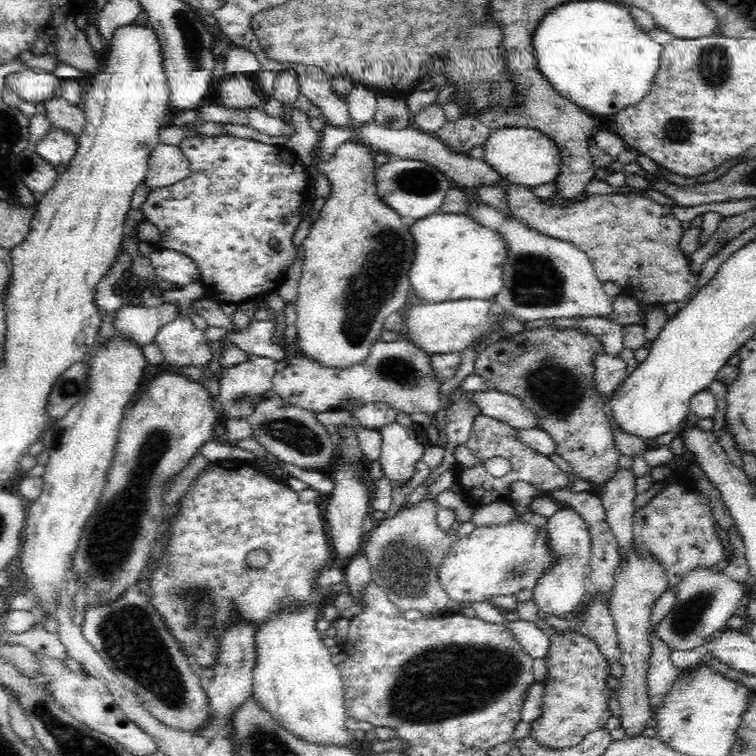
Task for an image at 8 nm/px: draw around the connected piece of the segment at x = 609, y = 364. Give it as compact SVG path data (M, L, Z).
M596 354L592 360L594 365L594 381L596 381L596 391L602 393L604 404L611 398L612 393L619 387L619 384L626 376L626 361L620 355Z

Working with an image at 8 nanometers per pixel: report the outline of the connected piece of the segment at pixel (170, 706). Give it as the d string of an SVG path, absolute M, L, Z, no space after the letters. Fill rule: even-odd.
M130 586L124 594L110 603L90 603L85 608L84 621L81 623L81 635L96 649L106 667L112 671L123 685L135 694L144 708L165 726L182 731L197 733L210 720L209 700L202 688L198 674L192 672L187 656L181 644L170 634L163 618L150 604L148 594Z

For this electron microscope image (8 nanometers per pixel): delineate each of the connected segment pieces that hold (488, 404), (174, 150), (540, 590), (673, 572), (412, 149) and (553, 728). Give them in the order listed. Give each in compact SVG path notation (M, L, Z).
M494 389L470 393L474 404L480 409L480 415L506 422L514 429L531 429L537 427L537 418L511 394Z
M158 143L149 154L147 176L144 180L148 191L158 190L188 178L190 162L178 145Z
M561 506L545 526L548 547L554 553L554 566L546 570L536 582L532 601L536 603L539 612L546 615L568 618L574 609L581 606L586 600L584 590L584 572L591 564L591 539L587 523L570 507Z
M660 489L646 506L633 514L633 542L642 553L652 555L666 572L668 590L676 587L684 575L697 569L712 569L725 557L722 542L717 537L710 499L688 490Z
M368 122L368 124L360 126L360 130L355 130L352 139L363 142L364 146L378 153L382 152L402 159L424 161L437 168L450 182L456 183L456 186L462 190L476 191L484 186L494 187L502 181L500 174L487 162L484 162L484 159L472 159L467 153L458 154L455 150L450 150L436 134L428 134L415 129L412 125L402 130L389 130L374 122Z
M558 631L550 639L548 654L546 654L546 666L548 675L544 680L542 714L537 720L531 722L530 736L538 744L551 748L552 750L562 750L562 748L572 748L584 740L586 734L605 728L608 718L617 714L613 705L614 691L606 685L606 678L611 675L609 661L598 649L596 642L582 635L582 633L572 633L572 631Z

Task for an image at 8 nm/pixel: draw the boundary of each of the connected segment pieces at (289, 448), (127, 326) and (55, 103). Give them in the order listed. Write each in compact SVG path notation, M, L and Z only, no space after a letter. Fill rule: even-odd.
M278 395L264 398L248 418L252 437L267 452L279 460L290 462L304 470L324 470L334 458L335 442L328 435L326 427L316 419L315 413L299 406L292 406Z
M171 299L152 307L123 304L114 311L115 332L143 347L155 342L158 329L170 324L177 312L177 304Z
M60 96L49 99L43 106L47 120L55 128L66 130L76 137L84 130L85 113L80 106L72 105Z

